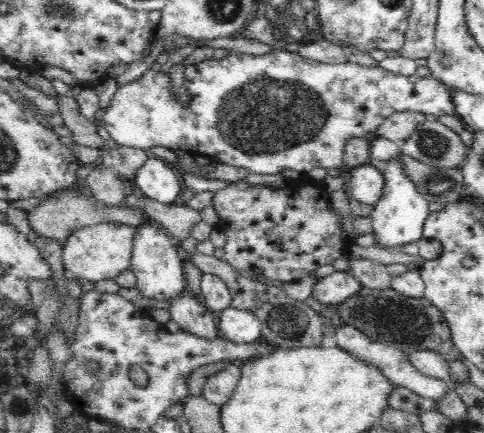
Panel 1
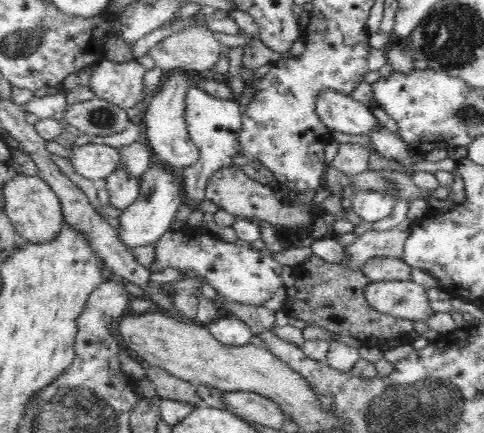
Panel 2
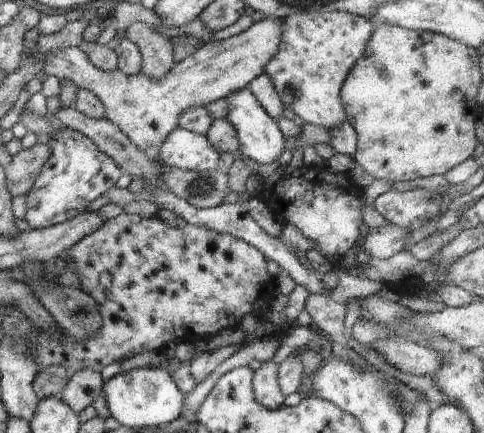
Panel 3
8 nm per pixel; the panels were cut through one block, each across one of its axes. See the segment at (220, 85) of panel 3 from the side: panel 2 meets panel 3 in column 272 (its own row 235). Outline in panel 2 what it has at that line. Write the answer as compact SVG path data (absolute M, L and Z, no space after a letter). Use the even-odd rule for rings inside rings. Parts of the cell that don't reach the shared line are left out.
M18 174L14 180L6 184L4 212L10 216L16 232L20 234L20 242L32 242L32 244L46 244L54 240L60 234L60 228L66 220L62 200L56 196L50 184L40 176L26 176L26 174Z

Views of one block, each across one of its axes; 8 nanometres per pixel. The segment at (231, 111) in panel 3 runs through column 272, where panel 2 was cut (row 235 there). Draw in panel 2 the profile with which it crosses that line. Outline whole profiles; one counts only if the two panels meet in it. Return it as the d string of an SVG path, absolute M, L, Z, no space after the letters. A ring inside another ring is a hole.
M152 164L140 178L140 196L120 216L120 230L116 230L120 242L130 250L146 244L156 244L166 232L170 232L170 224L176 220L176 214L182 208L182 196L184 188L180 174L164 168L162 164Z

